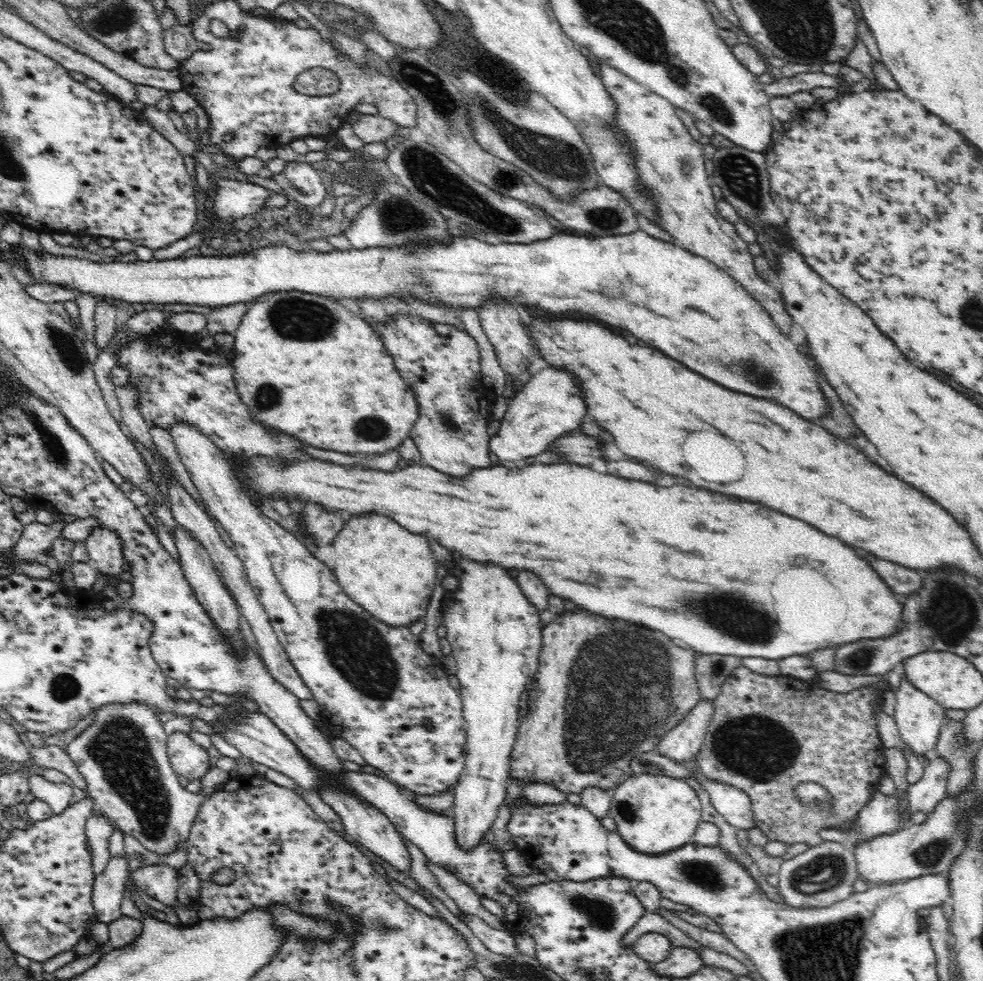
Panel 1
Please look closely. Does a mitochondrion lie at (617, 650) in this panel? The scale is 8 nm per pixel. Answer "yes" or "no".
yes

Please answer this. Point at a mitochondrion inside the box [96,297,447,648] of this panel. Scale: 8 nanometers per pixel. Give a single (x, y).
(368, 428)

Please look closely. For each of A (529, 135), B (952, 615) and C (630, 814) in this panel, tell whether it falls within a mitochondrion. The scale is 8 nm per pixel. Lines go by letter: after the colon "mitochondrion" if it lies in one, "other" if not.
A: mitochondrion
B: mitochondrion
C: mitochondrion

